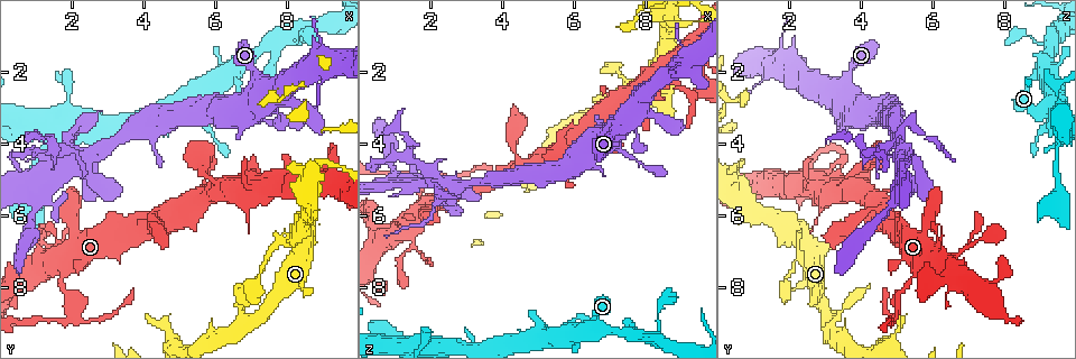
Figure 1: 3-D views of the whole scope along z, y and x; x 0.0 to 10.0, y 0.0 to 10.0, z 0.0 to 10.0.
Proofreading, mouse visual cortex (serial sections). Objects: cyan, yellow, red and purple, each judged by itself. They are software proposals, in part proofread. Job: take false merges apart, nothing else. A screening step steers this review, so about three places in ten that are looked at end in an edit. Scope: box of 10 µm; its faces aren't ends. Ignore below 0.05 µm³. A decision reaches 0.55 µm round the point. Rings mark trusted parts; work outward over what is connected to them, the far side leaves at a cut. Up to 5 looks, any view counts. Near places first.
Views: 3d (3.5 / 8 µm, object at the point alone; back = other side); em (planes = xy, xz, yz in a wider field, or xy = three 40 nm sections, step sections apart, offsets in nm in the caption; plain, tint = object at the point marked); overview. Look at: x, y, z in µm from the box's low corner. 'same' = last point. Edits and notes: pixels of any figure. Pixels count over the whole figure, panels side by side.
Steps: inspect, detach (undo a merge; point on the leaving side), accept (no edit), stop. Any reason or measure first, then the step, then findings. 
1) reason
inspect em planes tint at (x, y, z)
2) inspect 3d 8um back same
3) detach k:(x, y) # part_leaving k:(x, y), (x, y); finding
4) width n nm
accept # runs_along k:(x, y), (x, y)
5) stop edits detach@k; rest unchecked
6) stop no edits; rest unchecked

a fork
inspect 3d 3.5um at (7.55, 7.05, 2.35)

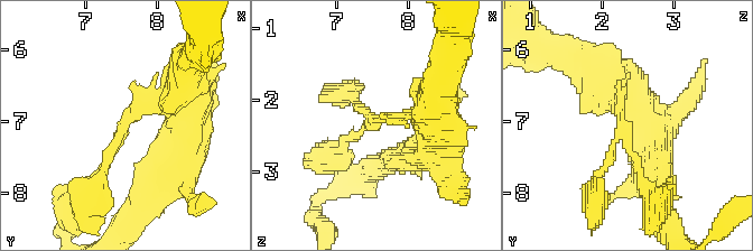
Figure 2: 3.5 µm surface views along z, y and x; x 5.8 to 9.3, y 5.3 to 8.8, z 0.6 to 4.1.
arms 3; arm_widths 150, 150, 300 nm; now the EM
inspect em xy step 3 tint at (7.50, 7.05, 2.35)

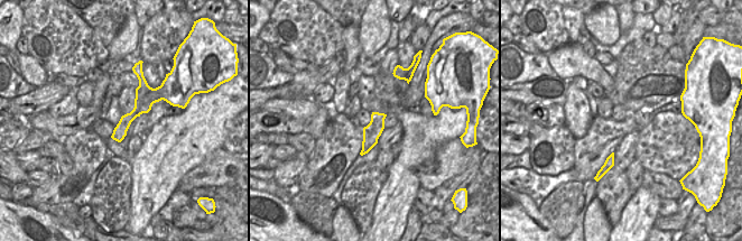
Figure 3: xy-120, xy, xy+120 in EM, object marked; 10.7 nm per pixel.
accept # one cell here

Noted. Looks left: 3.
sharp bend
inspect 3d 3.5um at (8.90, 4.55, 0.70)

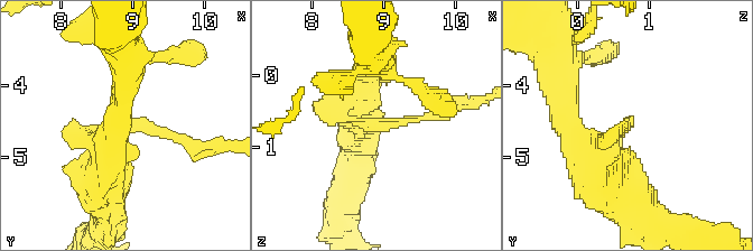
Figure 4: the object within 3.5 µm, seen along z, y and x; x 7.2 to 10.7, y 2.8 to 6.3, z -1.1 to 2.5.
arm_widths 100, 500 nm; now the EM
inspect em xy step 3 tint at (8.85, 4.50, 0.65)

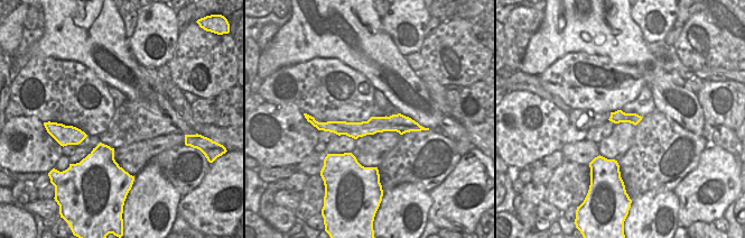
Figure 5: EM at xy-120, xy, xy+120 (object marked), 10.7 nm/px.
accept # all the same cell

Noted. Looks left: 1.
stop no edits; rest unchecked

